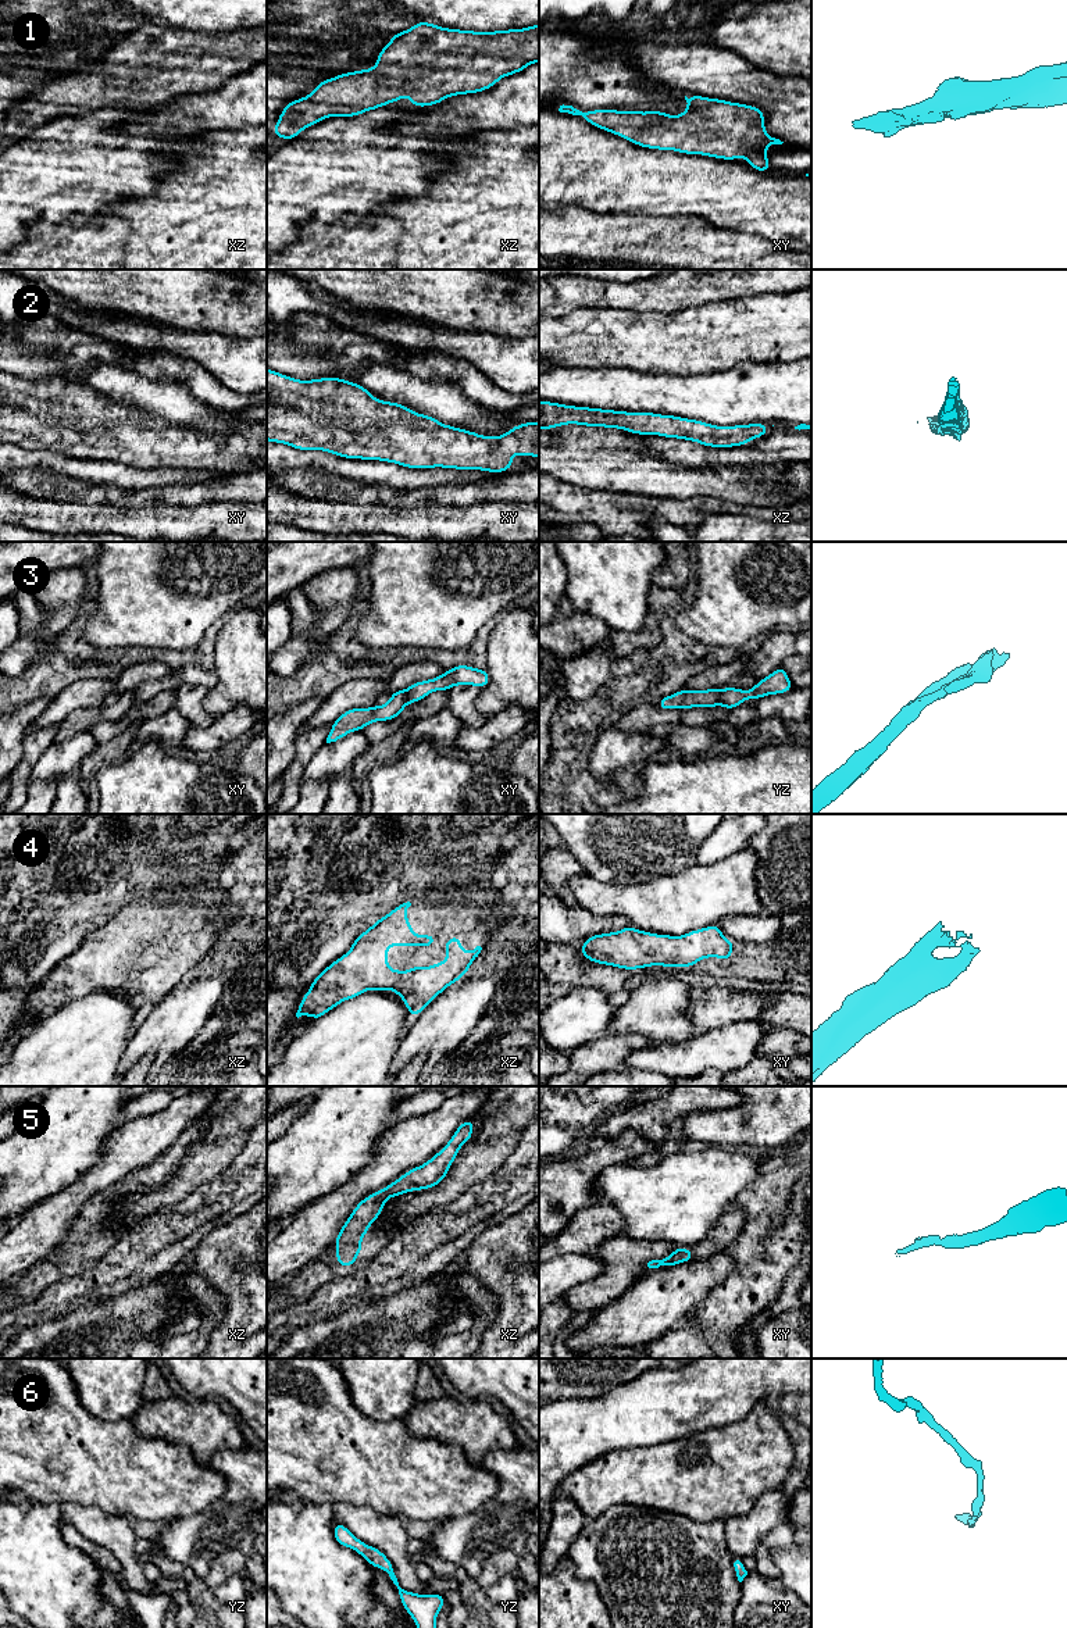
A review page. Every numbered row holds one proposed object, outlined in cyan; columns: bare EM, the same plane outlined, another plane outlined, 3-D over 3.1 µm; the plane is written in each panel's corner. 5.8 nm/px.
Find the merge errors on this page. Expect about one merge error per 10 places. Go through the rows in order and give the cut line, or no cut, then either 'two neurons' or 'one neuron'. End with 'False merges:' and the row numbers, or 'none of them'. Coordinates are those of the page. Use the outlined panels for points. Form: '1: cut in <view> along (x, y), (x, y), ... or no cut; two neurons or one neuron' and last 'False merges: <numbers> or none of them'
1: no cut; one neuron
2: no cut; one neuron
3: cut in yz along (723, 689), (717, 703); two neurons
4: no cut; one neuron
5: no cut; one neuron
6: no cut; one neuron
False merges: 3

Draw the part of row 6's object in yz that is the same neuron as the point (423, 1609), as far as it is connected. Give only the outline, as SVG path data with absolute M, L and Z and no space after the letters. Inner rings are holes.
M333 1524L333 1536L340 1546L350 1547L363 1556L372 1567L385 1570L400 1600L415 1621L417 1628L436 1628L436 1615L446 1603L443 1595L417 1595L402 1588L399 1578L389 1559L377 1547L368 1546L357 1539L343 1524Z

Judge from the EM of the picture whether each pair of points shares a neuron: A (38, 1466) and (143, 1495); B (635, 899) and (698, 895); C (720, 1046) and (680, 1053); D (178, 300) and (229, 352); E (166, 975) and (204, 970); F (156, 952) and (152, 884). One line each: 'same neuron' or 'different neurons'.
A: same neuron
B: same neuron
C: same neuron
D: different neurons
E: different neurons
F: same neuron

